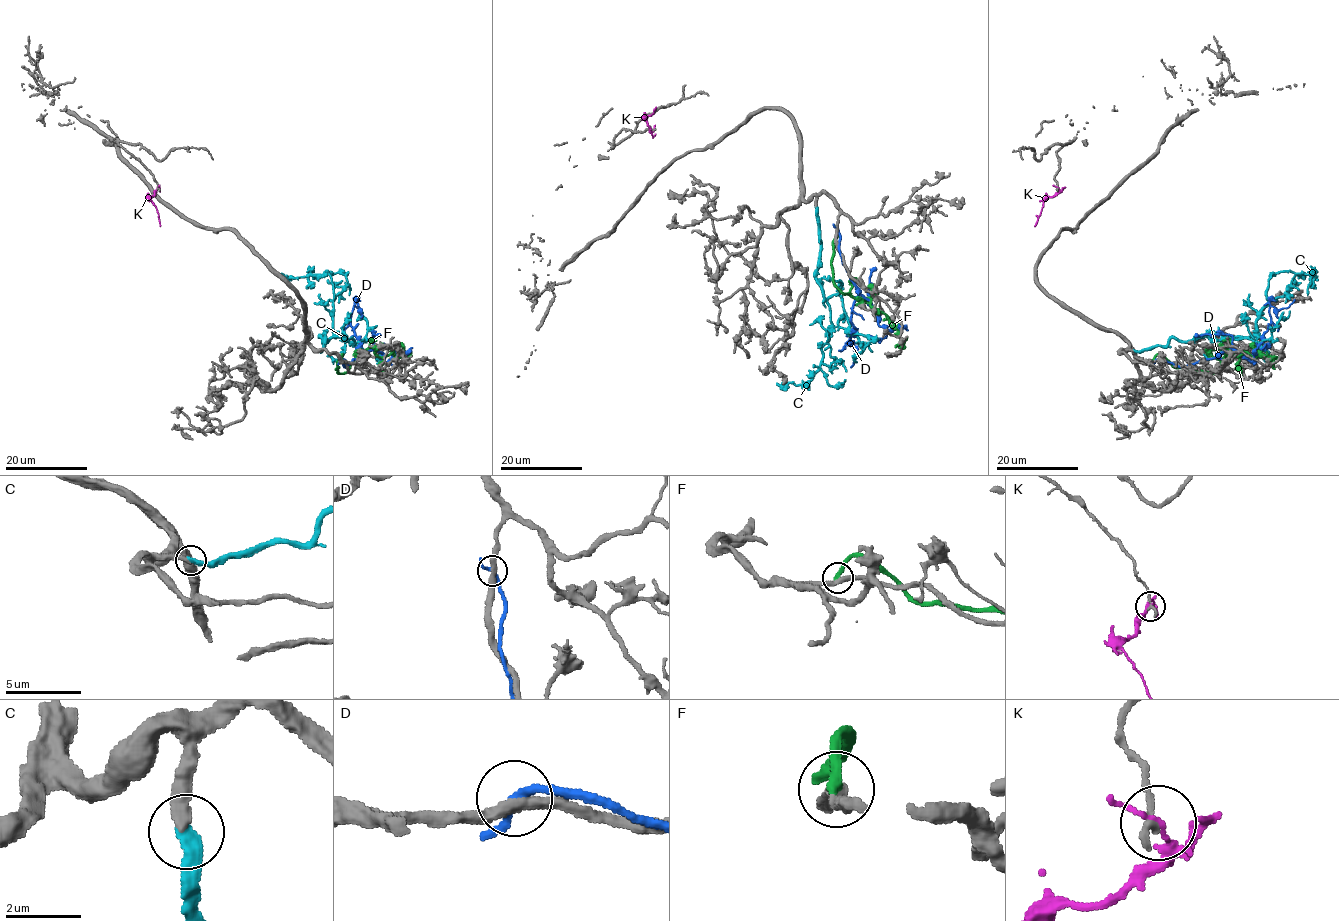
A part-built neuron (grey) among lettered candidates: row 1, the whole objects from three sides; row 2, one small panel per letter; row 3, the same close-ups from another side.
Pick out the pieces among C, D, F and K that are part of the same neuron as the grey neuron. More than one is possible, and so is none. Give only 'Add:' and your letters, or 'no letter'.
Add: C

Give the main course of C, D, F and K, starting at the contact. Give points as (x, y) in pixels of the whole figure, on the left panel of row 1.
C: (320, 350), (325, 338), (319, 337), (336, 336), (331, 278), (326, 271), (301, 277), (281, 273)
D: (341, 360), (346, 366), (362, 353), (355, 357), (360, 342), (350, 323), (352, 308), (359, 309), (355, 300)
F: (341, 361), (342, 354), (336, 369), (345, 373), (373, 347), (379, 356), (401, 355), (404, 364), (399, 369)
K: (157, 188), (150, 199), (161, 226)

